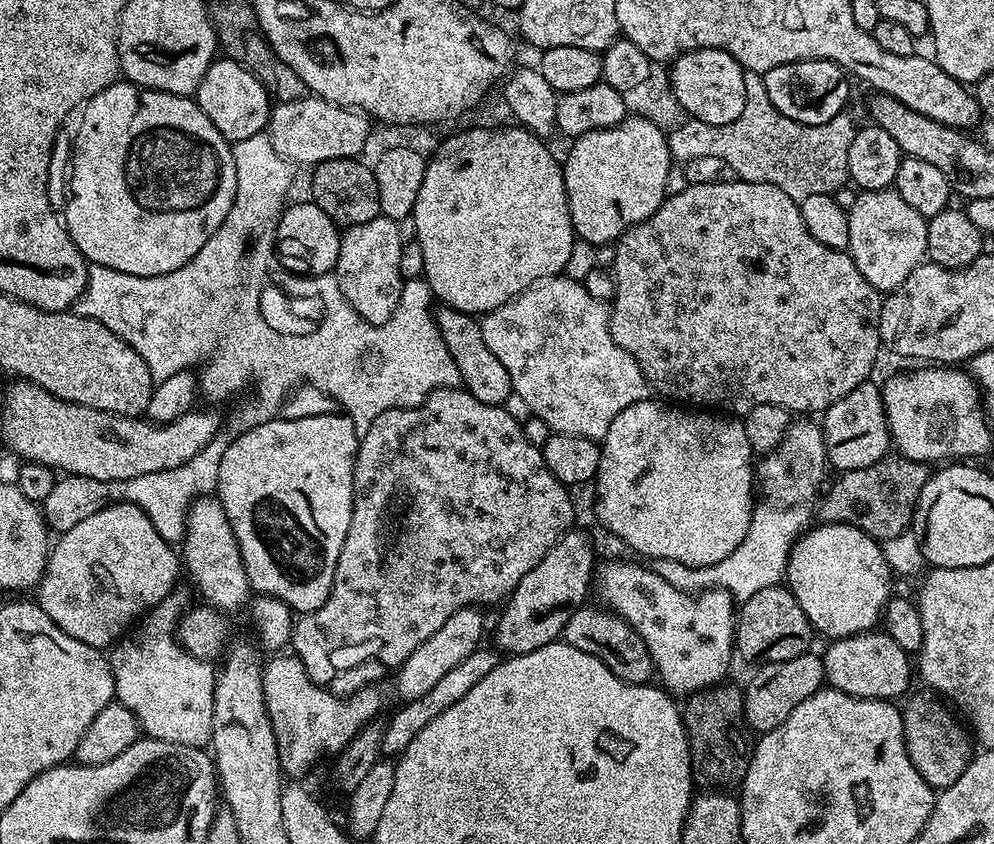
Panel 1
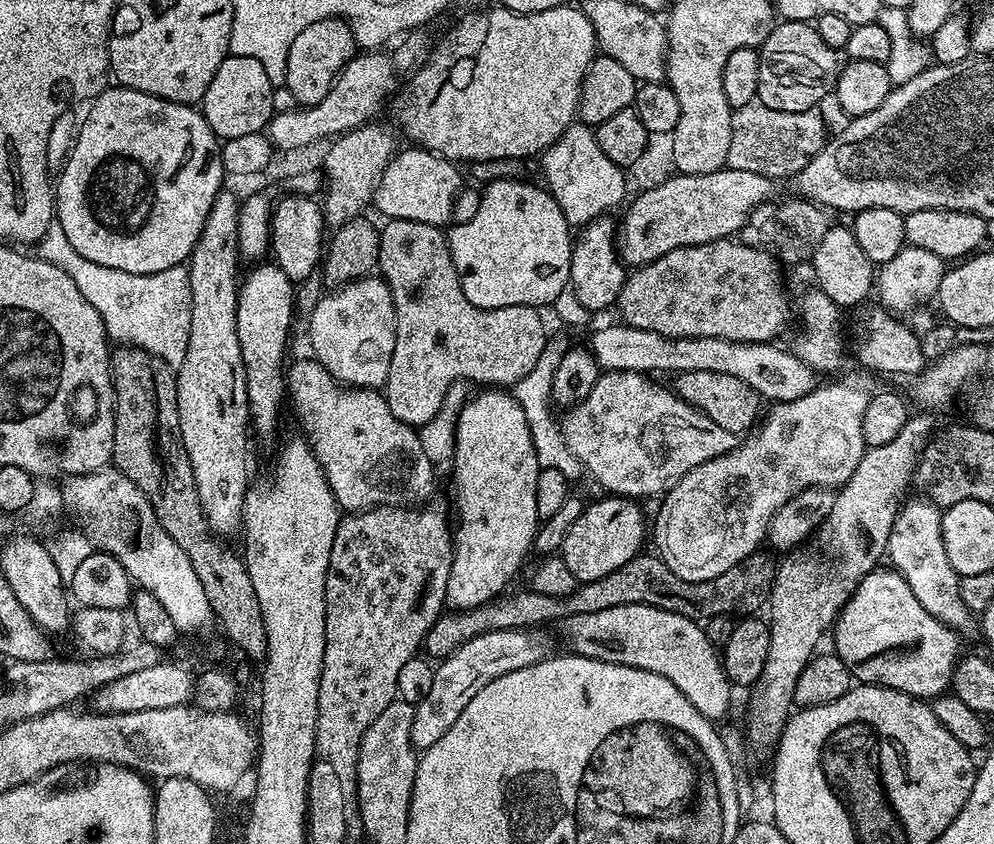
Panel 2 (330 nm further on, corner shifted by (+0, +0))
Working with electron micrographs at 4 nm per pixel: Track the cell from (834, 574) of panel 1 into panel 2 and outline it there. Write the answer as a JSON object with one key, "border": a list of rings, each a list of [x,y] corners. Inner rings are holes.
{"border":[[[877,566],[852,591],[852,597],[845,602],[834,625],[836,632],[835,655],[846,662],[853,677],[862,684],[881,684],[917,697],[925,702],[945,695],[952,683],[952,671],[961,655],[961,637],[957,631],[948,628],[934,615],[928,614],[925,607],[914,598],[906,580],[898,571],[888,566]]]}

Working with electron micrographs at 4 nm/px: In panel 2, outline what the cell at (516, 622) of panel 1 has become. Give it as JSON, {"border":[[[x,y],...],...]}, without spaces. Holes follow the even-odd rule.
{"border":[[[611,494],[589,503],[574,526],[570,526],[570,534],[566,534],[564,544],[558,550],[563,556],[566,566],[570,566],[570,574],[578,582],[587,582],[606,578],[606,574],[614,574],[618,566],[626,566],[636,556],[641,555],[640,548],[646,544],[646,520],[644,512],[639,508],[635,499]]]}

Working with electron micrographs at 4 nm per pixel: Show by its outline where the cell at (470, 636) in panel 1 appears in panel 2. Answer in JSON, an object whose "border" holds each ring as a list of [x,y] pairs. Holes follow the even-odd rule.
{"border":[[[508,390],[477,392],[480,393],[476,397],[473,395],[464,404],[457,418],[456,445],[450,461],[452,488],[456,491],[457,521],[455,520],[454,551],[444,603],[449,609],[458,612],[482,606],[496,599],[509,587],[507,584],[523,566],[528,551],[533,551],[538,527],[534,490],[538,490],[541,468],[522,406]]]}

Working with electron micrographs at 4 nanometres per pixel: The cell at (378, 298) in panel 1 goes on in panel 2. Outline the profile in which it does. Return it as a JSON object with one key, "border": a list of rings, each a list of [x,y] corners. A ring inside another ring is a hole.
{"border":[[[373,274],[329,291],[321,296],[307,320],[311,355],[335,380],[353,388],[383,389],[396,337],[394,298],[385,280]]]}

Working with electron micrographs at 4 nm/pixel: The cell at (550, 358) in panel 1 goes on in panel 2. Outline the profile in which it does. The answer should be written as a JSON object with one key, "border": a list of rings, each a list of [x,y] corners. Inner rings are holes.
{"border":[[[605,371],[597,378],[594,390],[590,390],[590,394],[586,394],[586,398],[582,398],[577,404],[571,405],[569,412],[572,413],[565,420],[561,419],[559,421],[560,429],[565,436],[566,445],[573,451],[574,457],[578,458],[583,471],[588,476],[589,474],[592,475],[605,488],[603,490],[605,493],[629,498],[641,498],[640,496],[663,498],[671,488],[678,486],[678,482],[682,482],[682,478],[686,478],[686,474],[690,474],[690,470],[702,466],[707,460],[713,460],[722,454],[732,451],[738,443],[737,433],[730,430],[722,430],[722,426],[718,426],[718,422],[710,422],[710,418],[706,418],[706,414],[702,414],[697,408],[686,403],[681,396],[676,395],[671,387],[663,388],[662,385],[655,384],[652,380],[655,379],[649,378],[642,372]]]}

